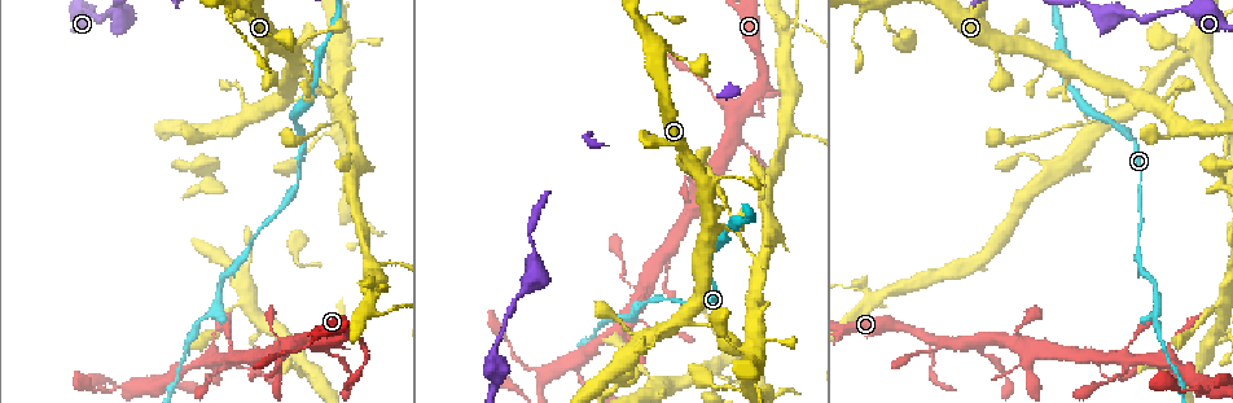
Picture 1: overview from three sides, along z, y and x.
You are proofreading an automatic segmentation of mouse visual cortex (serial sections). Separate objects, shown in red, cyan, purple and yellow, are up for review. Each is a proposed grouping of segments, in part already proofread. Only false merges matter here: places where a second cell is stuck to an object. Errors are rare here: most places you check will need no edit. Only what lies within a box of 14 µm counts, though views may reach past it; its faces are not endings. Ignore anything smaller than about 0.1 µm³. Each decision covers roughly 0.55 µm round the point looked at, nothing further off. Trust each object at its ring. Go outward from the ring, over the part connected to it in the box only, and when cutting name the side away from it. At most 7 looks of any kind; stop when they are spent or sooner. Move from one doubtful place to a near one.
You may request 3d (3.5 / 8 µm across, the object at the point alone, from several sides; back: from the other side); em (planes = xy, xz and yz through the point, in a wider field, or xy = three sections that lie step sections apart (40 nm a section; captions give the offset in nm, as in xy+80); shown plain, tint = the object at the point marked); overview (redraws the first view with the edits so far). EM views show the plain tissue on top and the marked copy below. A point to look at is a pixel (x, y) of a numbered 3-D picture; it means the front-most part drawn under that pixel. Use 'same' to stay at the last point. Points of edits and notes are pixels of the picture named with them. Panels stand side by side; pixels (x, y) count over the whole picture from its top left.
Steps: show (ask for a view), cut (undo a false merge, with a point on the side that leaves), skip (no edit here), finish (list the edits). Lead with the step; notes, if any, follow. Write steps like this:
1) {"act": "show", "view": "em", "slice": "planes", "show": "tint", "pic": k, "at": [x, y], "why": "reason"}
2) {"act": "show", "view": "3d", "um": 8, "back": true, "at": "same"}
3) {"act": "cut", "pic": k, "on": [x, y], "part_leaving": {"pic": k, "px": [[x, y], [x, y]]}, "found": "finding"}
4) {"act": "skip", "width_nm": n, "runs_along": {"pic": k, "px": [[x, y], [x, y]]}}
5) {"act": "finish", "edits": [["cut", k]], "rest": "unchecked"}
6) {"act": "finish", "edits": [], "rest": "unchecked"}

{"act": "show", "view": "3d", "um": 8, "pic": 1, "at": [82, 9], "why": "thick turns thin"}

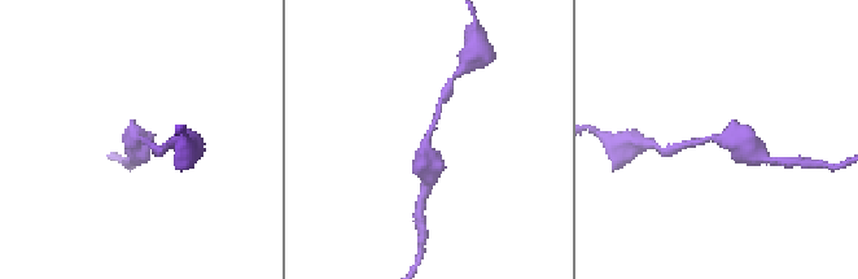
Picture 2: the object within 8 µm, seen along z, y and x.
{"act": "show", "view": "em", "slice": "xy", "step": 5, "show": "tint", "pic": 2, "at": [431, 129], "why": "shape alone is not enough"}

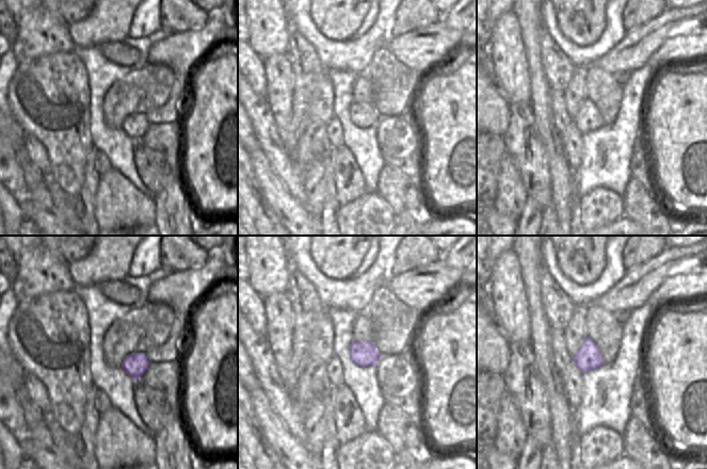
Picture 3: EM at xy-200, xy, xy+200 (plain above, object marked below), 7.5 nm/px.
{"act": "skip", "runs_along": {"pic": 2, "px": [[427, 166], [427, 139], [442, 100]]}, "found": "one cell here"}

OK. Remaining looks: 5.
{"act": "show", "view": "3d", "um": 3.5, "pic": 1, "at": [228, 130], "why": "three arms meet"}

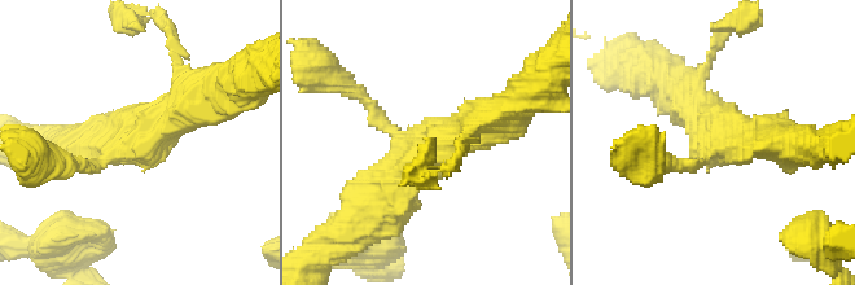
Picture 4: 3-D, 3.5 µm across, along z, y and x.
{"act": "show", "view": "em", "slice": "xy", "step": 1, "show": "tint", "pic": 4, "at": [135, 146], "arms": 3, "arm_widths_nm": [150, 500, 500]}

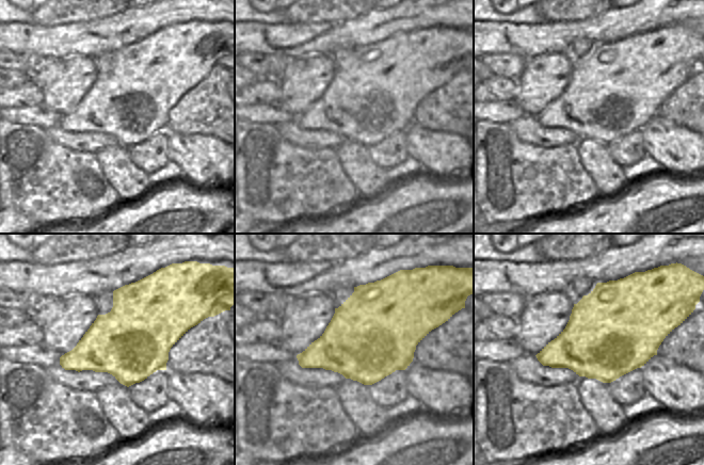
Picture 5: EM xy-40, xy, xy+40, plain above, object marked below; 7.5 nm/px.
{"act": "skip", "runs_along": {"pic": 4, "px": [[500, 118], [424, 158], [368, 215]]}, "found": "one cell here"}

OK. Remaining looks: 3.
{"act": "show", "view": "3d", "um": 3.5, "pic": 1, "at": [1127, 358], "why": "arms part here"}

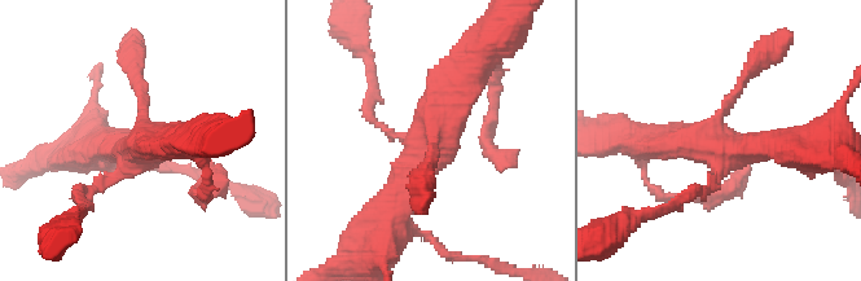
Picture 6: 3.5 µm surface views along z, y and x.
{"act": "show", "view": "em", "slice": "planes", "show": "tint", "pic": 6, "at": [427, 140], "why": "need the tissue"}

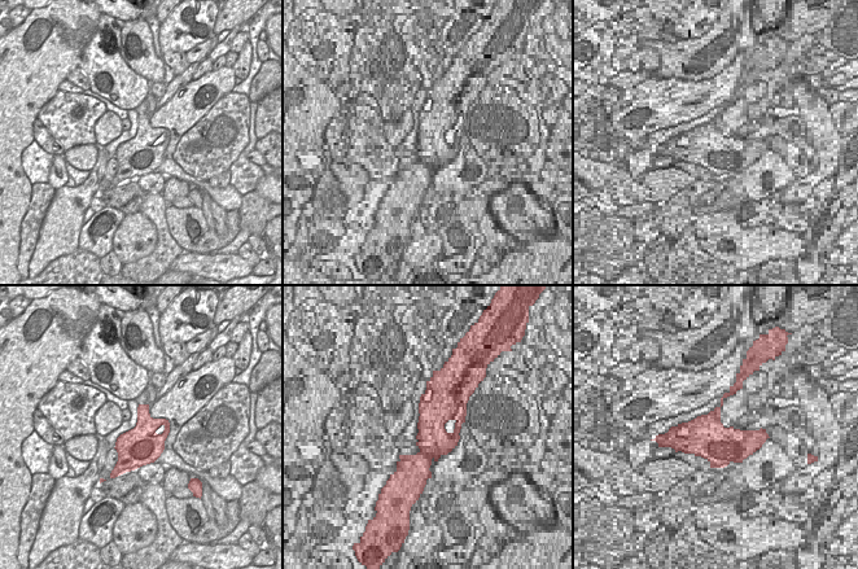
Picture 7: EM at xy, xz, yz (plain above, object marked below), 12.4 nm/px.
{"act": "skip", "width_nm": 480, "runs_along": {"pic": 6, "px": [[468, 67], [392, 196], [392, 216]]}, "found": "continuous, no second cell"}

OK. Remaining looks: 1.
{"act": "finish", "edits": [], "rest": "unchecked"}

